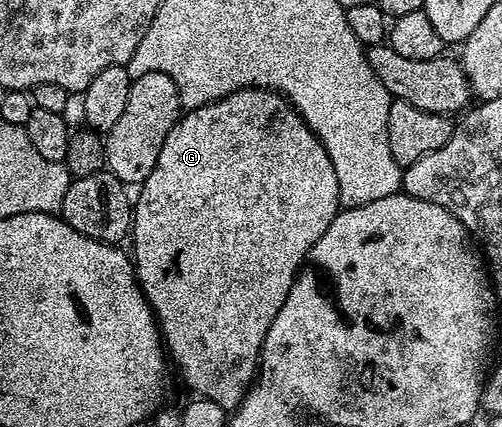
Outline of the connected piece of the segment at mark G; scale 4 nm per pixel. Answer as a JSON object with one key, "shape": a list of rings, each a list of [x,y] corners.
{"shape":[[[245,88],[227,94],[217,102],[187,111],[180,117],[174,128],[170,128],[170,136],[166,136],[166,141],[162,143],[162,152],[158,152],[158,164],[154,164],[154,172],[150,172],[150,176],[146,176],[146,180],[140,183],[138,193],[140,195],[135,195],[132,212],[130,254],[134,259],[136,280],[156,316],[167,357],[171,365],[173,362],[180,369],[180,378],[193,390],[193,395],[215,398],[218,404],[235,408],[247,394],[250,381],[258,373],[260,349],[264,346],[266,332],[270,332],[270,324],[274,324],[278,308],[286,304],[286,296],[296,275],[300,273],[310,248],[314,248],[314,244],[322,240],[322,232],[330,228],[330,220],[334,220],[334,216],[342,209],[334,164],[330,164],[330,156],[316,133],[300,119],[300,113],[288,103],[284,95],[263,88]]]}

